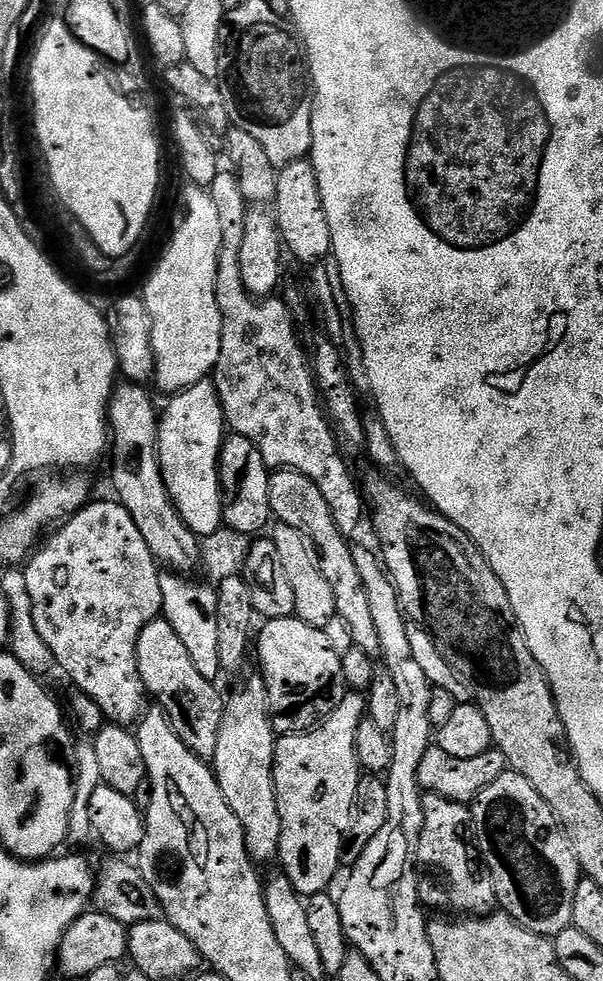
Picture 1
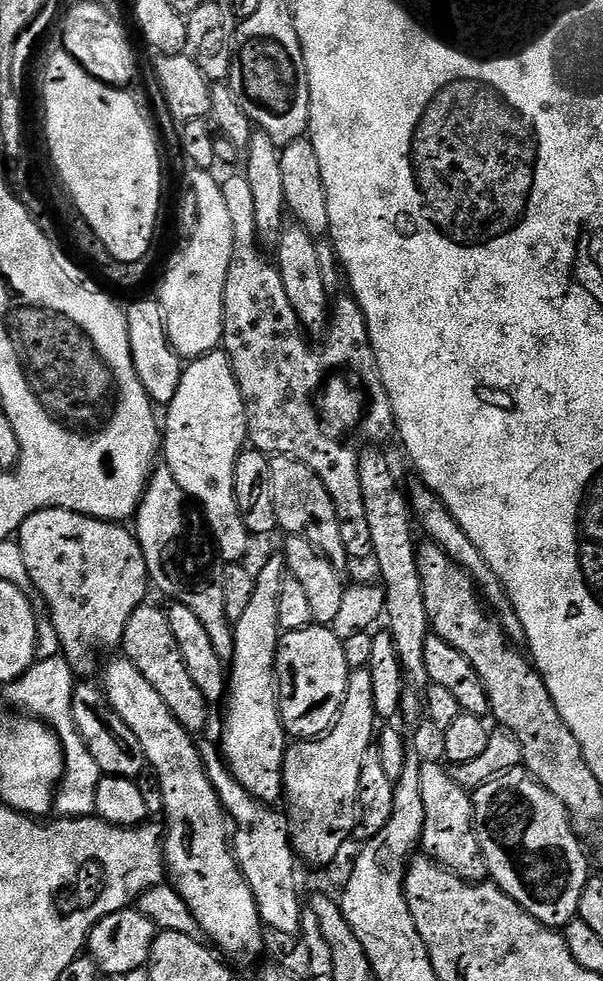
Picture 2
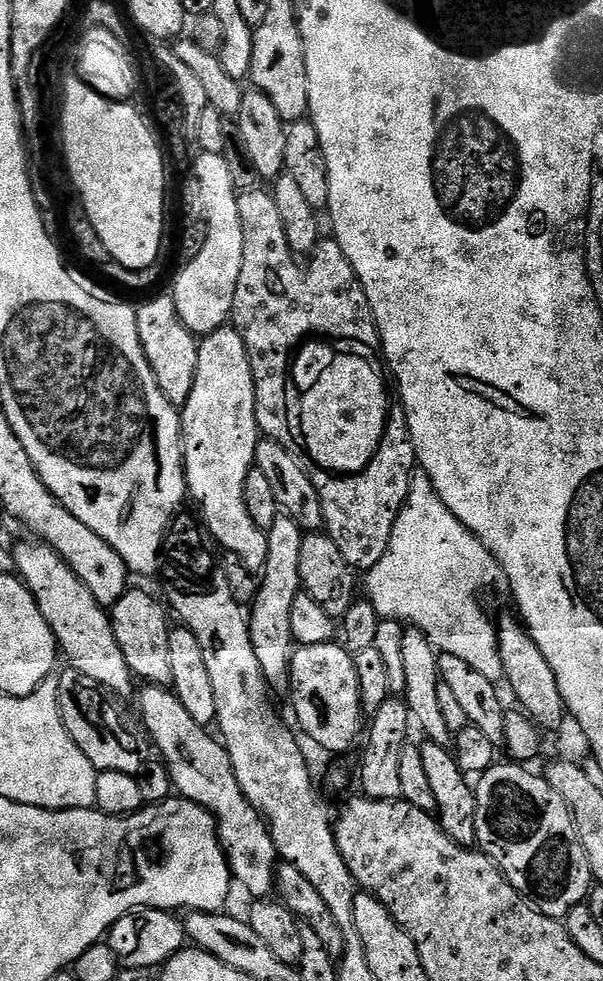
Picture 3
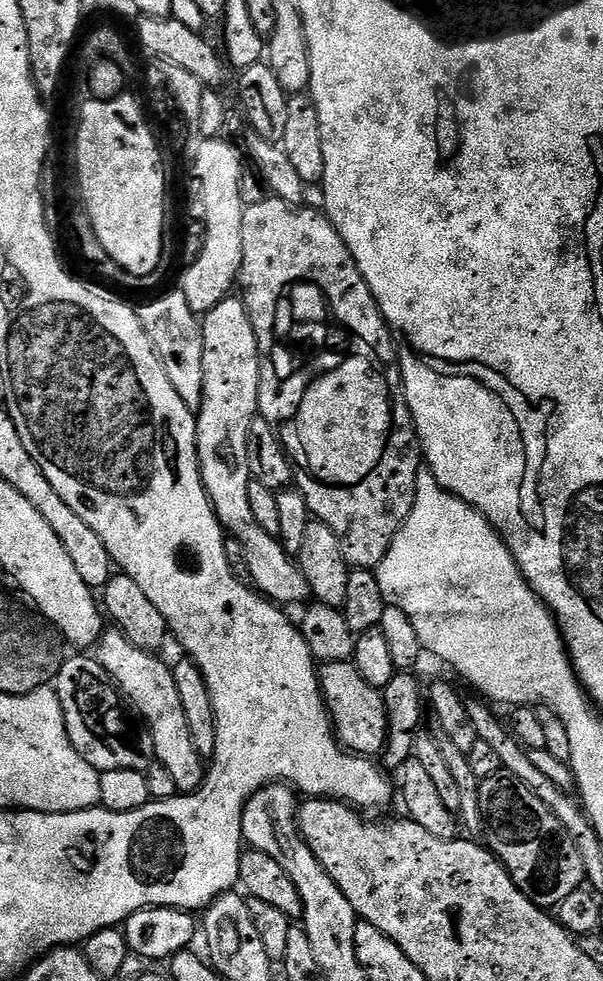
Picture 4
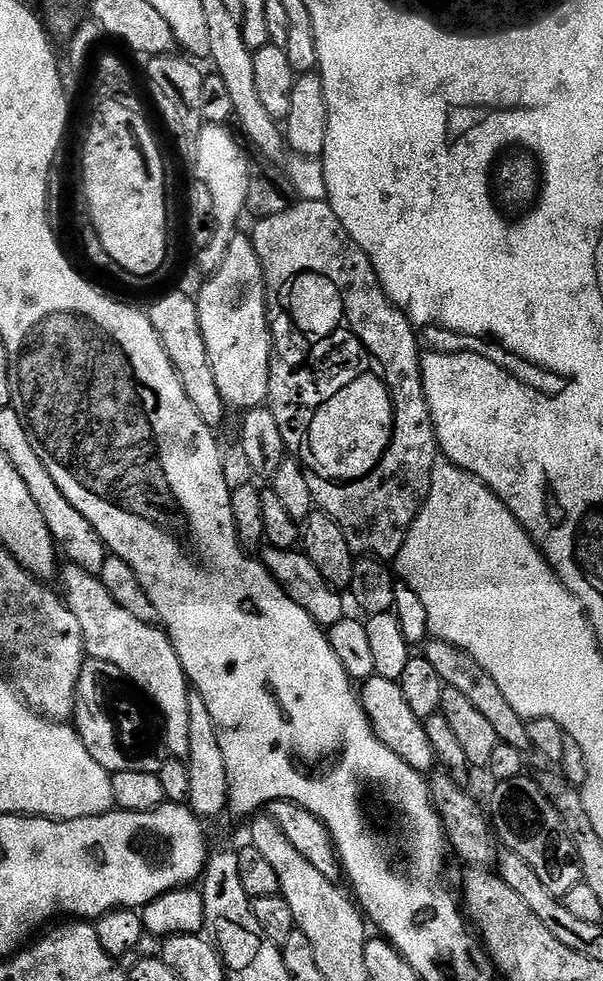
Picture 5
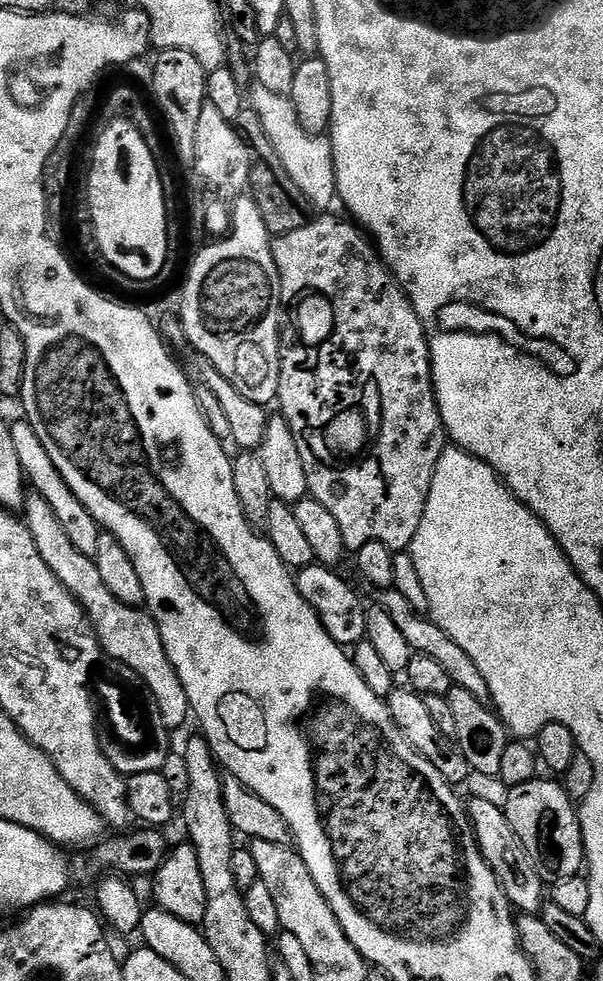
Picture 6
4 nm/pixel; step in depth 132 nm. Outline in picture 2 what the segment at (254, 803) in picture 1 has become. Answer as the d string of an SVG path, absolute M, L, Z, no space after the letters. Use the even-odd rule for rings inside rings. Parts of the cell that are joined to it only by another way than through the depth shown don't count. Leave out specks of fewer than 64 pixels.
M280 554L270 557L261 566L260 573L255 573L250 602L232 630L234 654L226 680L228 717L224 720L222 759L241 788L265 806L275 805L275 800L284 796L286 733L280 718L276 686L276 648L282 635L278 622L278 594L285 575L286 565Z

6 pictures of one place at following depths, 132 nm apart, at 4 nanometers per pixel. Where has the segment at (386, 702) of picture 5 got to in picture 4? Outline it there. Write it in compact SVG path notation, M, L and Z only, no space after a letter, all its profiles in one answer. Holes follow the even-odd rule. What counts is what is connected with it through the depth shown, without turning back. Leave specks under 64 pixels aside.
M352 662L324 664L319 674L320 690L324 693L337 740L349 752L369 758L379 757L388 743L388 710L381 689L370 686Z

